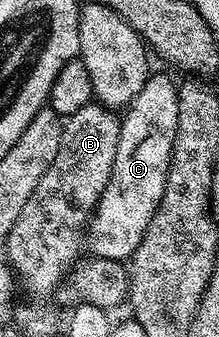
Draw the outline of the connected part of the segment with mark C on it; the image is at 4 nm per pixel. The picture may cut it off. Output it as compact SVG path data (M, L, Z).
M153 73L146 84L142 84L142 92L138 92L127 107L125 114L128 115L123 115L112 179L106 184L86 231L95 257L124 262L142 242L166 188L178 125L177 87L177 83L172 83L166 75Z

